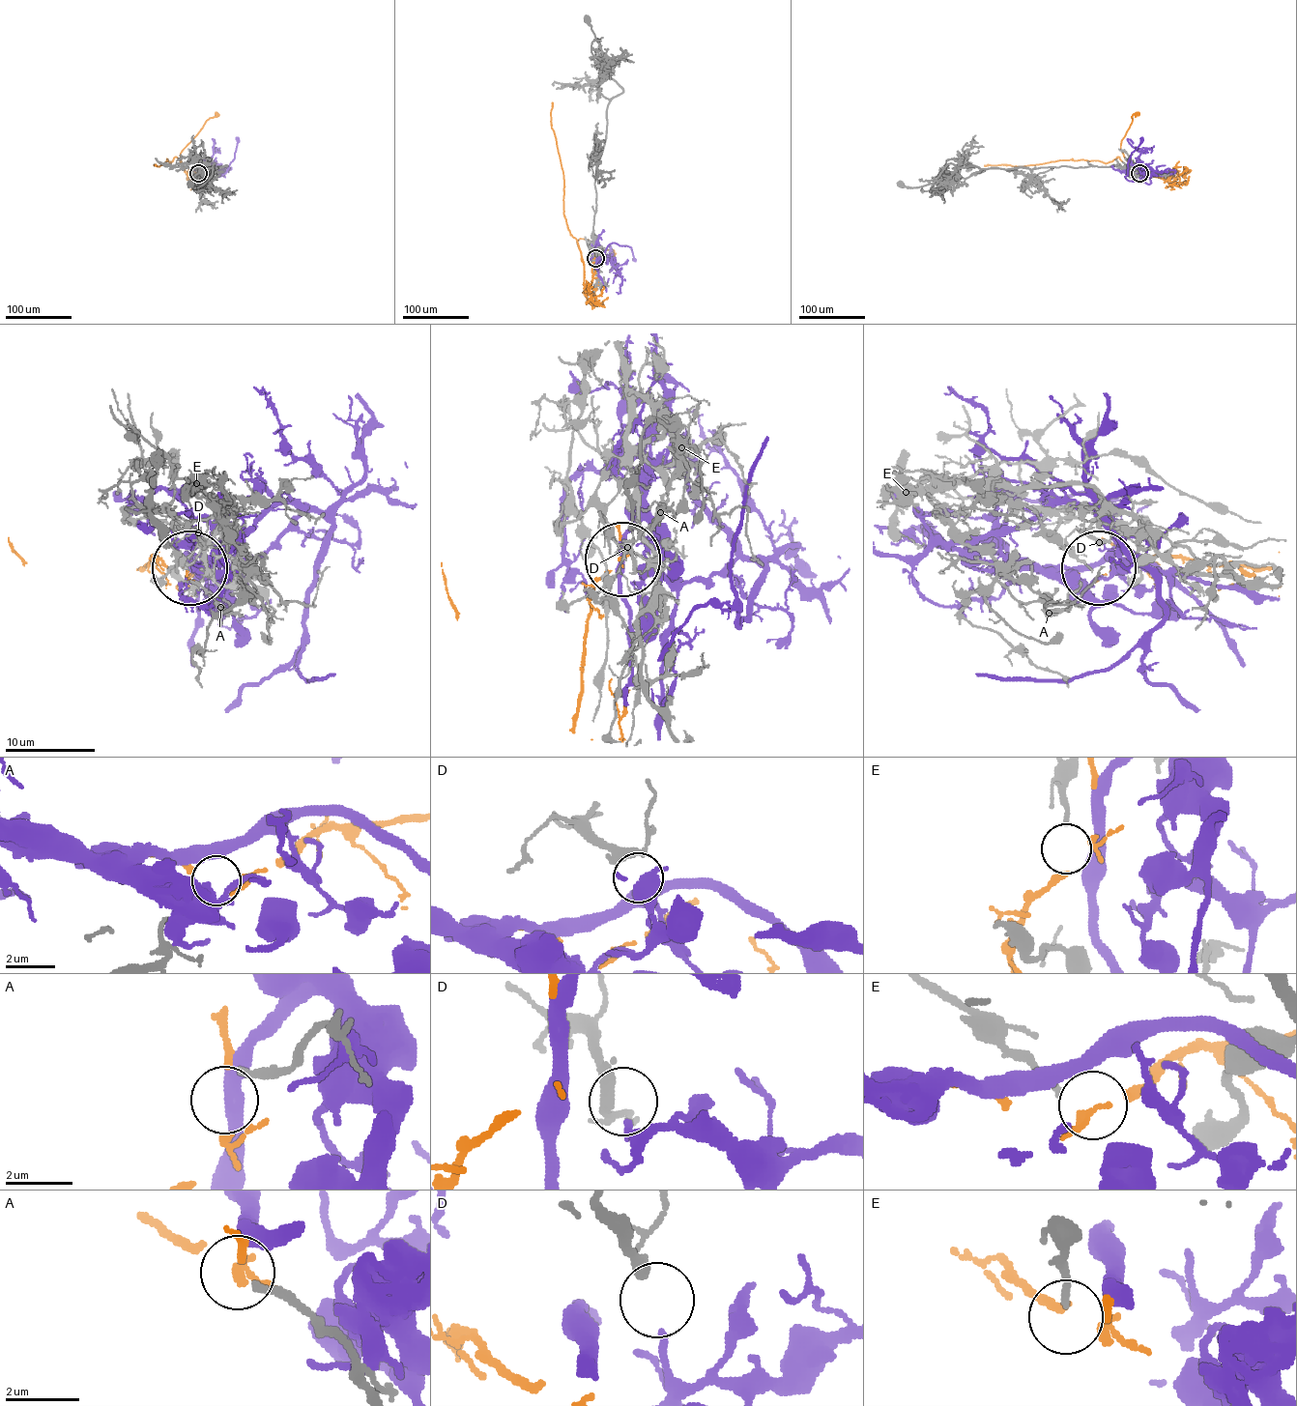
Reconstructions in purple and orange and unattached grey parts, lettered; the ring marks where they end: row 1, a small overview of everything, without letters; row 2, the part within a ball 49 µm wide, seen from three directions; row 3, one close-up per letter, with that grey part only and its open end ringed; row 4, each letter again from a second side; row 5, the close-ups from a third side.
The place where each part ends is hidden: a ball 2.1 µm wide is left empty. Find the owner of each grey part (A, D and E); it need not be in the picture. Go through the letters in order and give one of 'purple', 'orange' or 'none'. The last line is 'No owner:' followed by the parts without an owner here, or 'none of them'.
A: orange
D: purple
E: none
No owner: E

